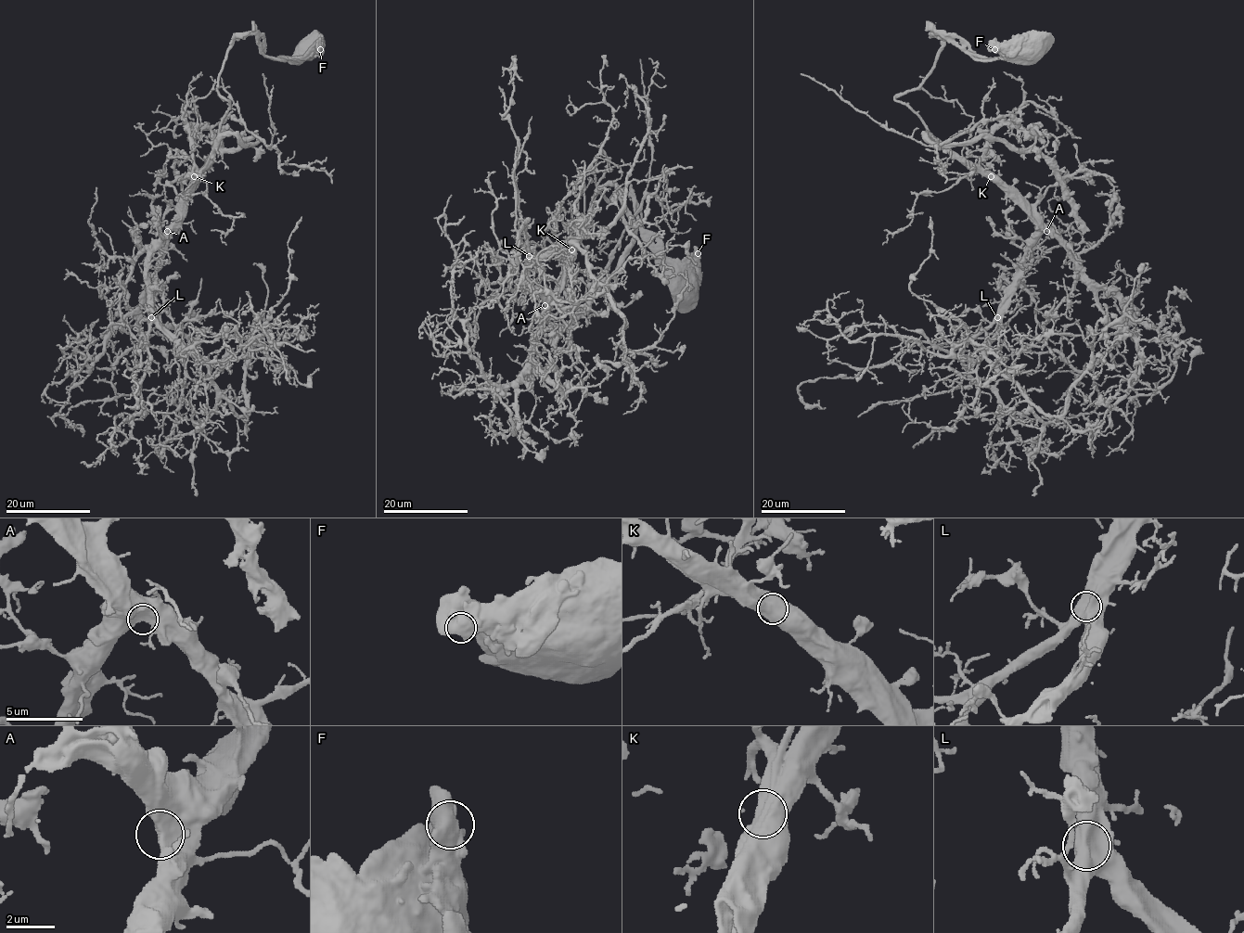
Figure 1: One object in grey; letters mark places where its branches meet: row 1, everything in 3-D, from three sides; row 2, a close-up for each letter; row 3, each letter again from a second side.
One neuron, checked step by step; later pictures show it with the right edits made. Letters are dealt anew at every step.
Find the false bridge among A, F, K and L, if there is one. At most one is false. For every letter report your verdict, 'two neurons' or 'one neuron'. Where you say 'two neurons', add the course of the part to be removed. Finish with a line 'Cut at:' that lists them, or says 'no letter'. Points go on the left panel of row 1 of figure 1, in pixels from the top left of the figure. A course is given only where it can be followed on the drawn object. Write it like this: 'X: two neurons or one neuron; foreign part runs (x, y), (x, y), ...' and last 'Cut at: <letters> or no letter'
A: one neuron
F: one neuron
K: one neuron
L: one neuron
Cut at: no letter

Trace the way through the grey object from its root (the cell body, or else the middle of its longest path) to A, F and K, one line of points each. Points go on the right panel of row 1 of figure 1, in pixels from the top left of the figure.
A: (1027, 53), (976, 58), (936, 34), (942, 47), (931, 72), (894, 99), (948, 149), (984, 169), (1046, 231)
F: (1027, 53), (1026, 56), (1019, 56), (994, 49)
K: (1027, 53), (1017, 58), (976, 58), (936, 34), (942, 47), (931, 72), (894, 98), (948, 149), (991, 176)

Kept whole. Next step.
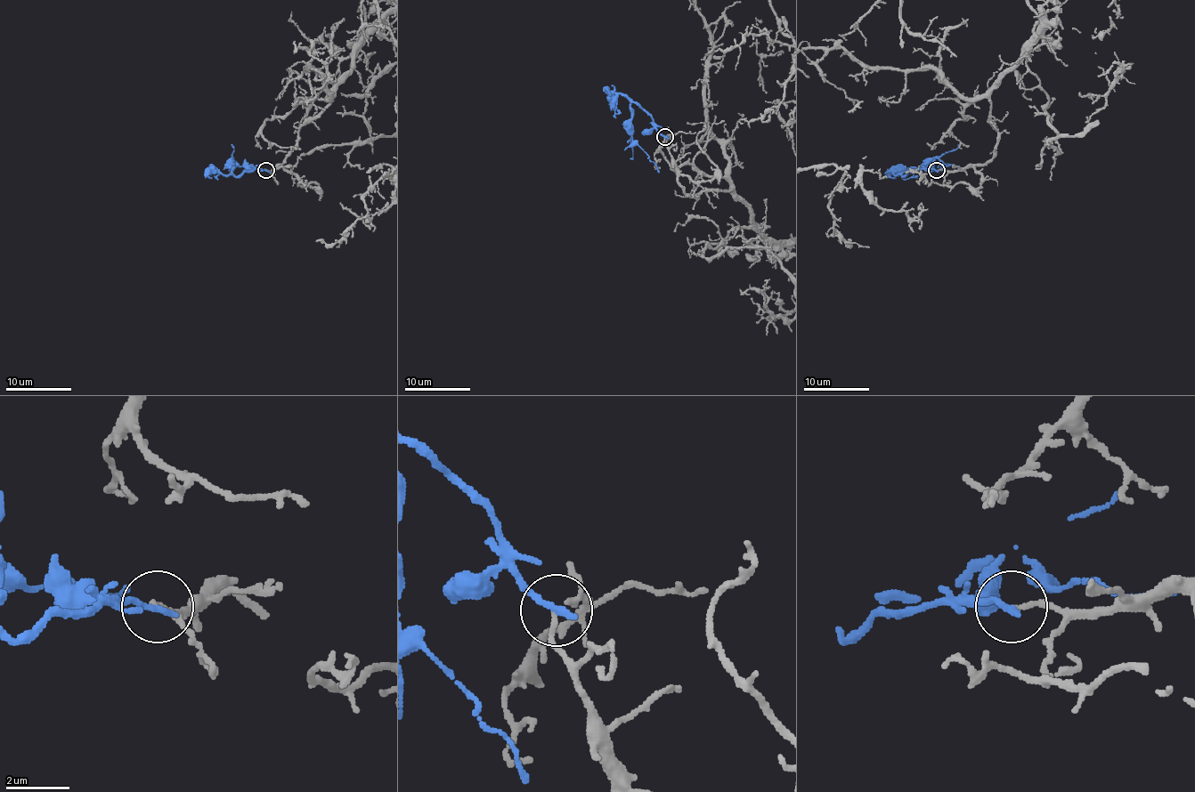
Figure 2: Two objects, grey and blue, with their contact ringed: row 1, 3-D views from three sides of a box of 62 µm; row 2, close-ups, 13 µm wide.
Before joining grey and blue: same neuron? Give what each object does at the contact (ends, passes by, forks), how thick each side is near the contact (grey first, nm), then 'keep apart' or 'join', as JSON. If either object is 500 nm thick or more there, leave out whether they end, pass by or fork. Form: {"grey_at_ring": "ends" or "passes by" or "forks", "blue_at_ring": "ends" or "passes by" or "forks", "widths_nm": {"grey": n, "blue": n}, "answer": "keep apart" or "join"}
{"grey_at_ring": "ends", "blue_at_ring": "ends", "widths_nm": {"grey": 140, "blue": 220}, "answer": "keep apart"}

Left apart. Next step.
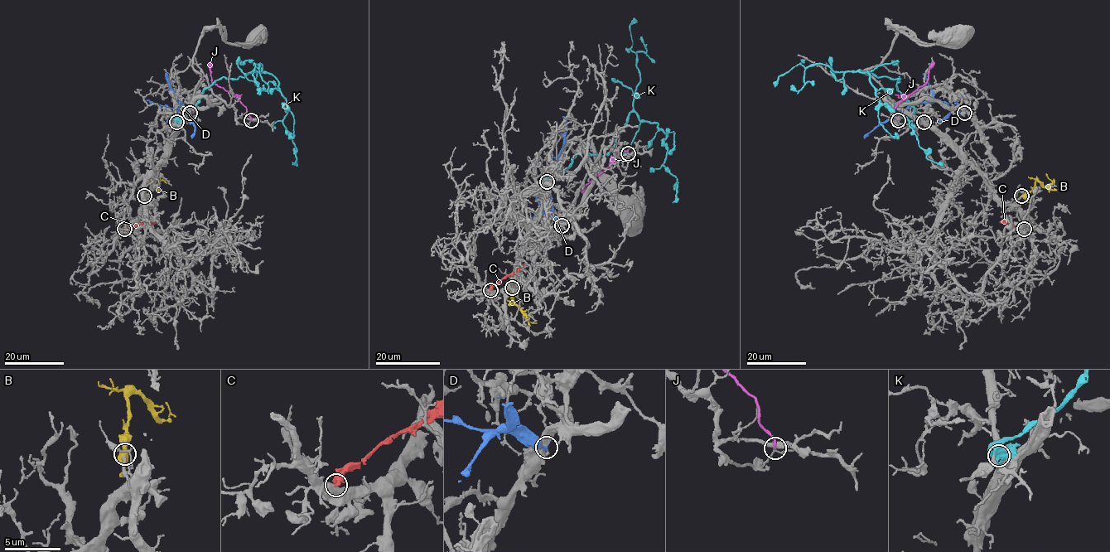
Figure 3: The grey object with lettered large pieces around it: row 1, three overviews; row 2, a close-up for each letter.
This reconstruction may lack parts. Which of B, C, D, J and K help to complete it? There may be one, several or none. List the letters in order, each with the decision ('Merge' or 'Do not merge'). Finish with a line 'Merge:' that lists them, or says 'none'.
B: Merge
C: Do not merge
D: Do not merge
J: Do not merge
K: Do not merge
Merge: B

